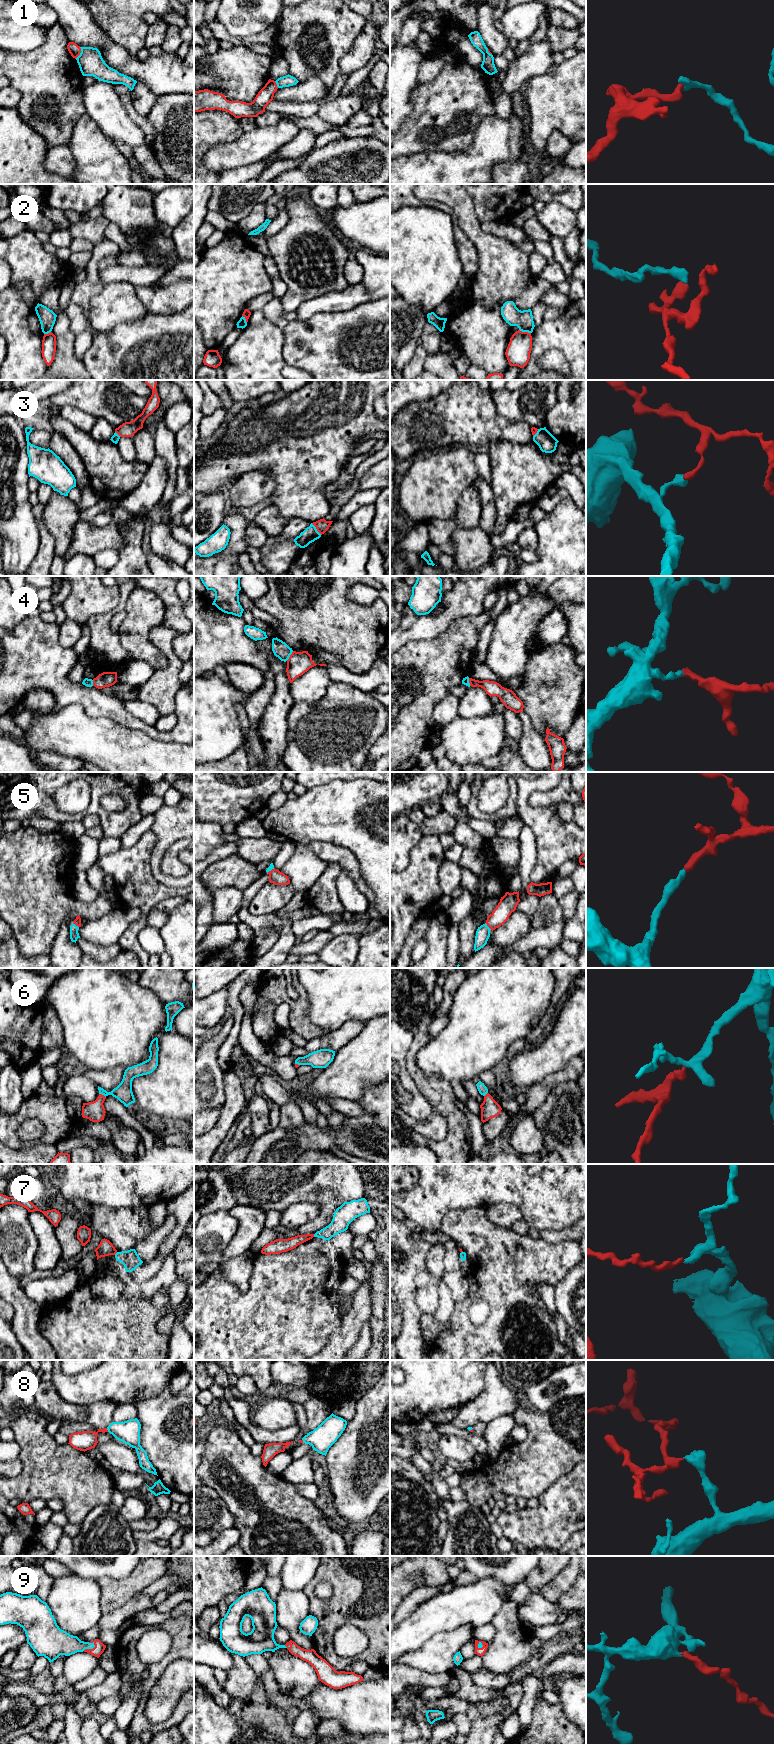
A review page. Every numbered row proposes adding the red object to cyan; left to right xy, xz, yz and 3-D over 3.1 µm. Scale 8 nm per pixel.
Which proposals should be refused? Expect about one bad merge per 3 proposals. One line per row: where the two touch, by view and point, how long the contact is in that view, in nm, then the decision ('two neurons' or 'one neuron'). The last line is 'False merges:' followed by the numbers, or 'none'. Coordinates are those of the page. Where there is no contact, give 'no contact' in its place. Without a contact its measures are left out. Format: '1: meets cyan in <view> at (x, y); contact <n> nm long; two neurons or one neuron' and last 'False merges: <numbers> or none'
1: meets cyan in xy at (80, 53); contact 100 nm long; two neurons
2: meets cyan in yz at (525, 331); contact 100 nm long; two neurons
3: meets cyan in xz at (316, 529); contact 130 nm long; two neurons
4: meets cyan in xz at (289, 656); contact 100 nm long; two neurons
5: meets cyan in yz at (487, 926); contact 80 nm long; one neuron
6: meets cyan in xy at (102, 1094); contact 70 nm long; one neuron
7: meets cyan in xy at (116, 1253); contact 40 nm long; two neurons
8: meets cyan in xy at (107, 1429); contact 40 nm long; one neuron
9: meets cyan in xy at (90, 1648); contact 120 nm long; one neuron
False merges: 1, 2, 3, 4, 7

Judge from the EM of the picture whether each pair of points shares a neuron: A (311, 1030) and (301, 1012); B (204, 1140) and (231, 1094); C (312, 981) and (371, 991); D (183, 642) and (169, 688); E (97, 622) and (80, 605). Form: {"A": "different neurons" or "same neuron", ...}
{"A": "same neuron", "B": "same neuron", "C": "same neuron", "D": "different neurons", "E": "different neurons"}

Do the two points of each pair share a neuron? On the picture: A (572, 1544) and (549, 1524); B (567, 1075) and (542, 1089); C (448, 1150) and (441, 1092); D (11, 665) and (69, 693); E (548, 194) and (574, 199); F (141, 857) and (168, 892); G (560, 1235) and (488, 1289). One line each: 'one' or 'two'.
A: two
B: one
C: one
D: one
E: one
F: one
G: two

